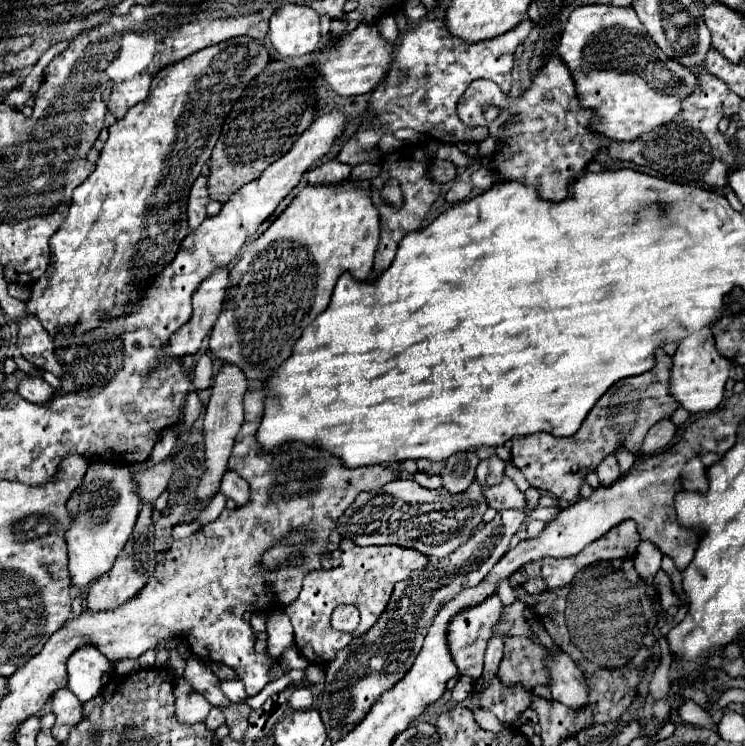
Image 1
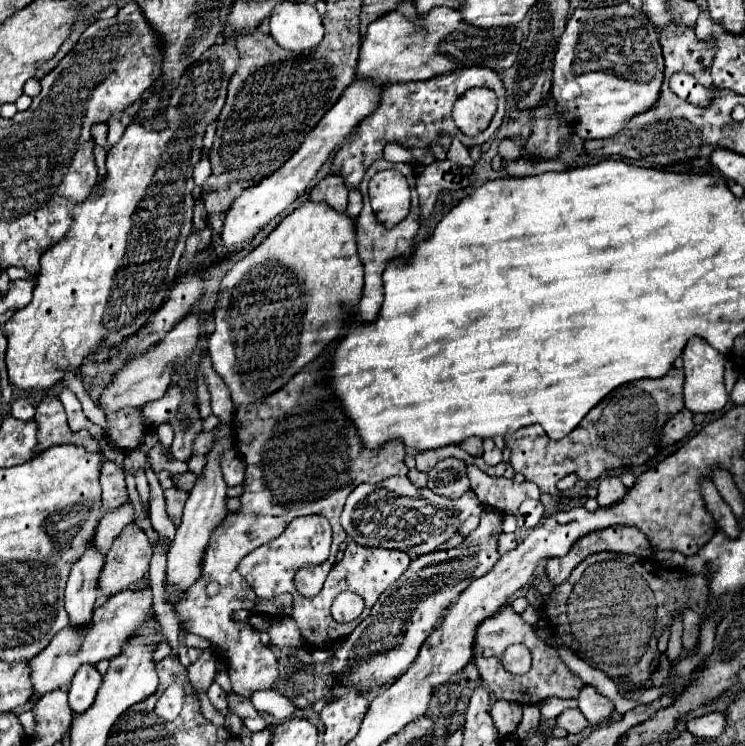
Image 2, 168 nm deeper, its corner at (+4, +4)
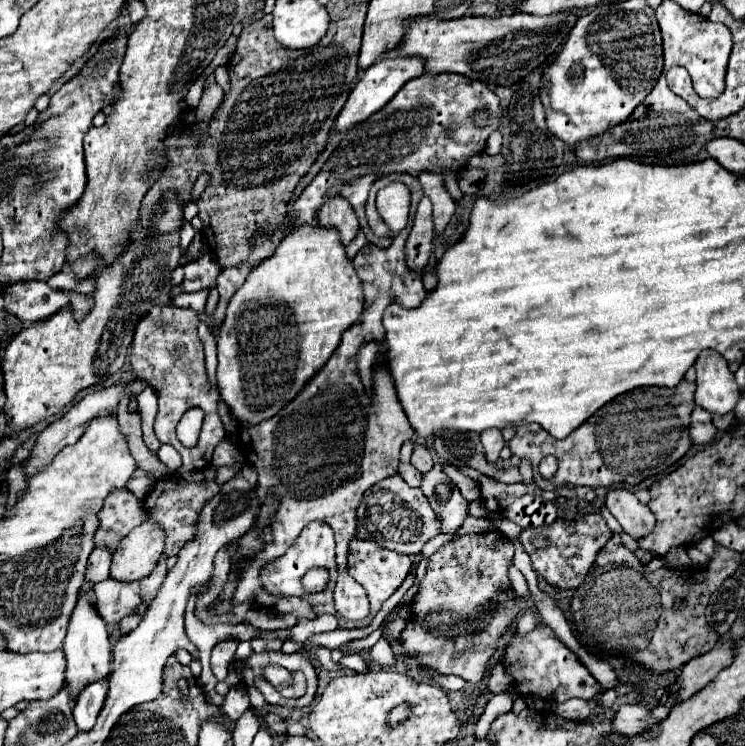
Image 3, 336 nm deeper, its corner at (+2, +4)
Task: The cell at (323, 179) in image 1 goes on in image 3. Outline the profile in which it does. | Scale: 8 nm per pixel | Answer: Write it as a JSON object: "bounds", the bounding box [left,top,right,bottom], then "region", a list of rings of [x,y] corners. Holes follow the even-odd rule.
{"bounds":[319,196,359,246],"region":[[[341,196],[329,198],[323,204],[323,208],[319,210],[319,224],[335,228],[341,236],[343,246],[353,242],[353,238],[359,234],[359,220],[357,220],[351,204]]]}

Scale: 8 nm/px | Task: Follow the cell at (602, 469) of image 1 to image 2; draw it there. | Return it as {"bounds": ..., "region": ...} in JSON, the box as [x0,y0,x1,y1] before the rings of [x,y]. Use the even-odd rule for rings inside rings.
{"bounds":[597,476,625,506],"region":[[[607,476],[599,482],[597,488],[597,502],[599,506],[611,506],[615,502],[619,502],[625,496],[625,486],[621,484],[621,480],[617,476]]]}

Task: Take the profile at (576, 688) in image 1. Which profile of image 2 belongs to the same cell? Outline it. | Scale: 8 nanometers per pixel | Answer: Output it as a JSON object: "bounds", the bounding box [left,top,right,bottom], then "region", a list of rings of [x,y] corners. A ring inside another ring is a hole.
{"bounds":[577,684,613,724],"region":[[[585,684],[577,696],[577,708],[583,712],[583,716],[595,724],[595,722],[601,722],[605,718],[609,718],[609,714],[613,712],[613,704],[601,696],[593,686]]]}

